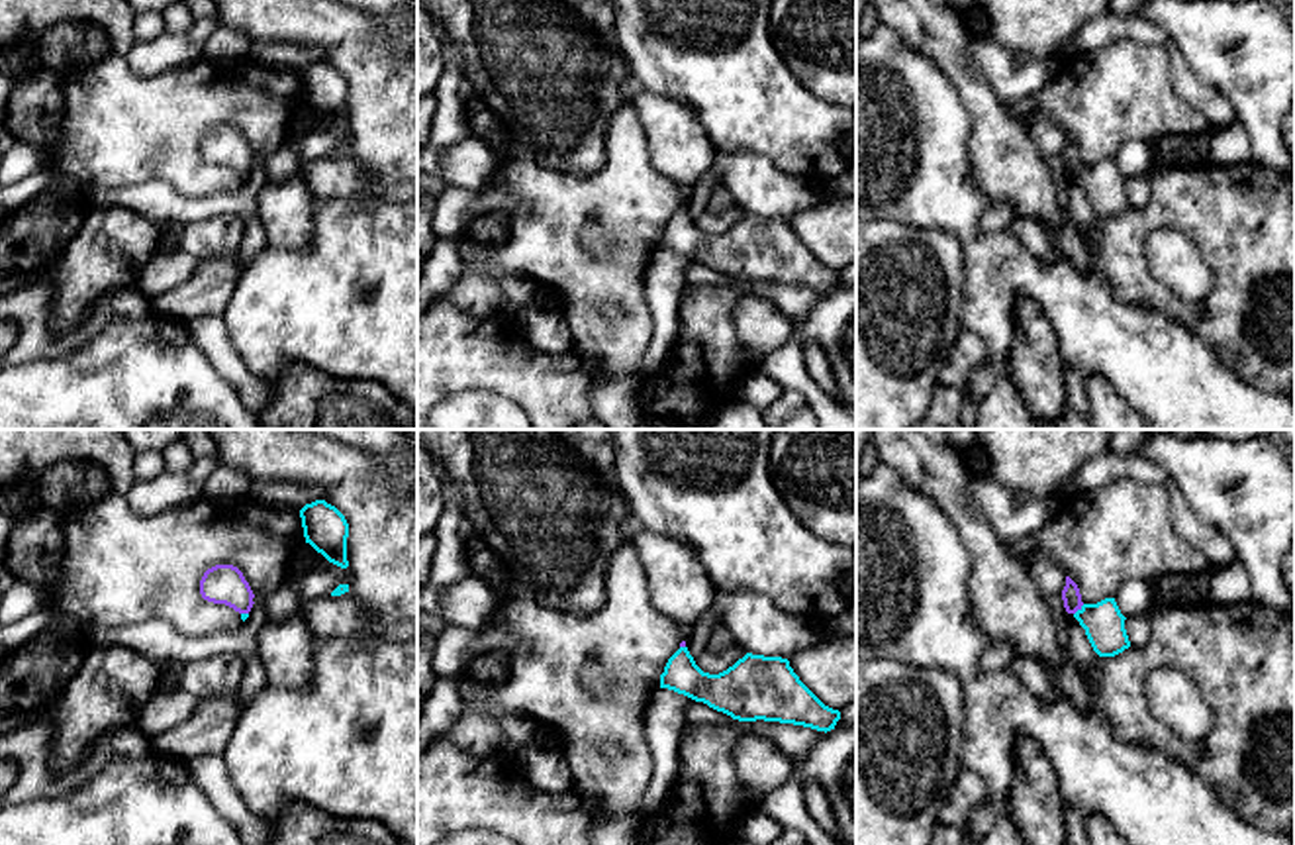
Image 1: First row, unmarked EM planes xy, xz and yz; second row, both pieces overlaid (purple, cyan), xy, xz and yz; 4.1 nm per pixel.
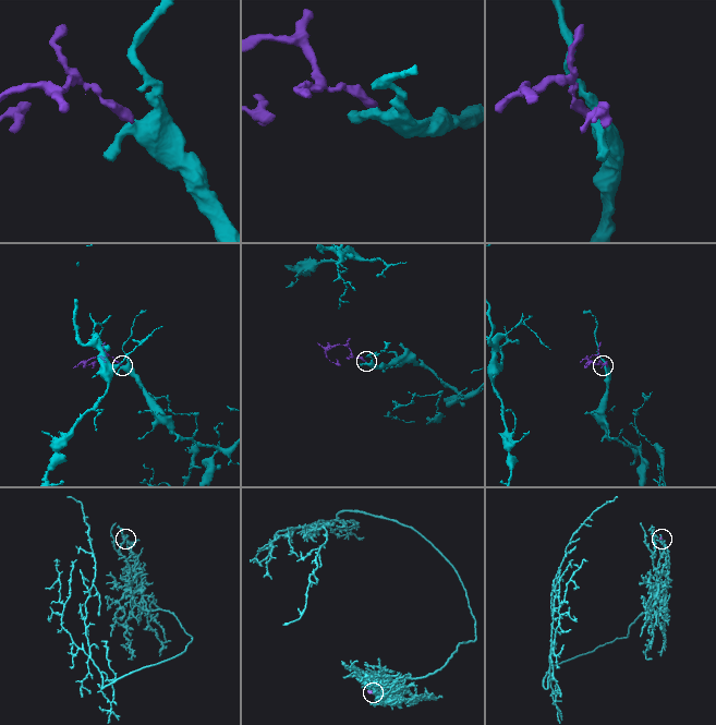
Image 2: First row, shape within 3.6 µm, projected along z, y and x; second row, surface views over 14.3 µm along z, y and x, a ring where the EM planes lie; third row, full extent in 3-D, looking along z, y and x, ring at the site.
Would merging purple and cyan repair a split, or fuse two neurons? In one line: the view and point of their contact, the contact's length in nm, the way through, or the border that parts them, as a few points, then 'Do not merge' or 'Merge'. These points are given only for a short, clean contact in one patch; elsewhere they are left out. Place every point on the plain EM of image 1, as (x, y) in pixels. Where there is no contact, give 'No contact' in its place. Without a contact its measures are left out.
Touches purple at yz (1078, 169). Shared border 60 nm. Path across: yz (1070, 155), (1078, 169), (1103, 185). Merge

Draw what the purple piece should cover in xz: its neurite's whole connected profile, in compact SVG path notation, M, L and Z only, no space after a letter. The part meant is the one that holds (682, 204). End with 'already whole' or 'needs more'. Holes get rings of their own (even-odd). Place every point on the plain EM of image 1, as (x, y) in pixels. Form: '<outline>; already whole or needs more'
M682 202L660 235L660 249L739 282L780 282L827 294L840 280L840 273L825 267L782 218L746 214L727 231L709 235L695 225Z; needs more

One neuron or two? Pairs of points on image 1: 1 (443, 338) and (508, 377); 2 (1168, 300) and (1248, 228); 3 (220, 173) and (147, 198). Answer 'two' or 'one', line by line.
1: one
2: one
3: two

